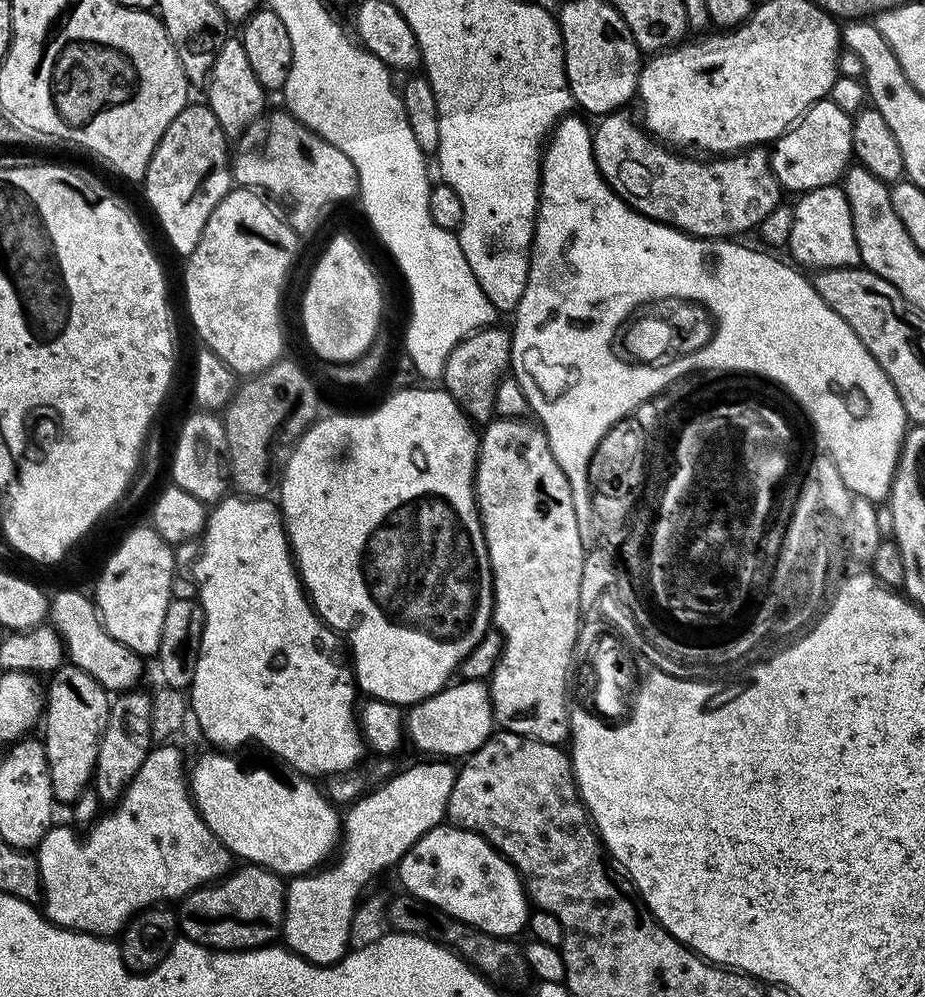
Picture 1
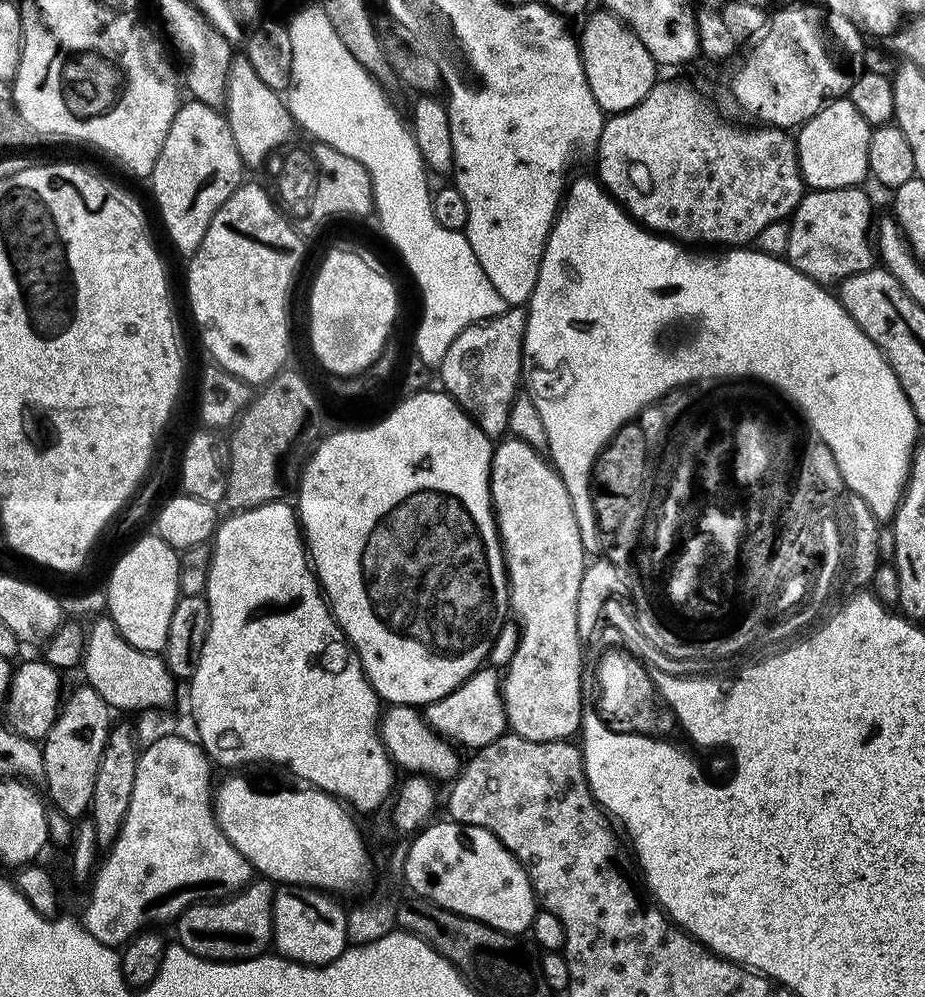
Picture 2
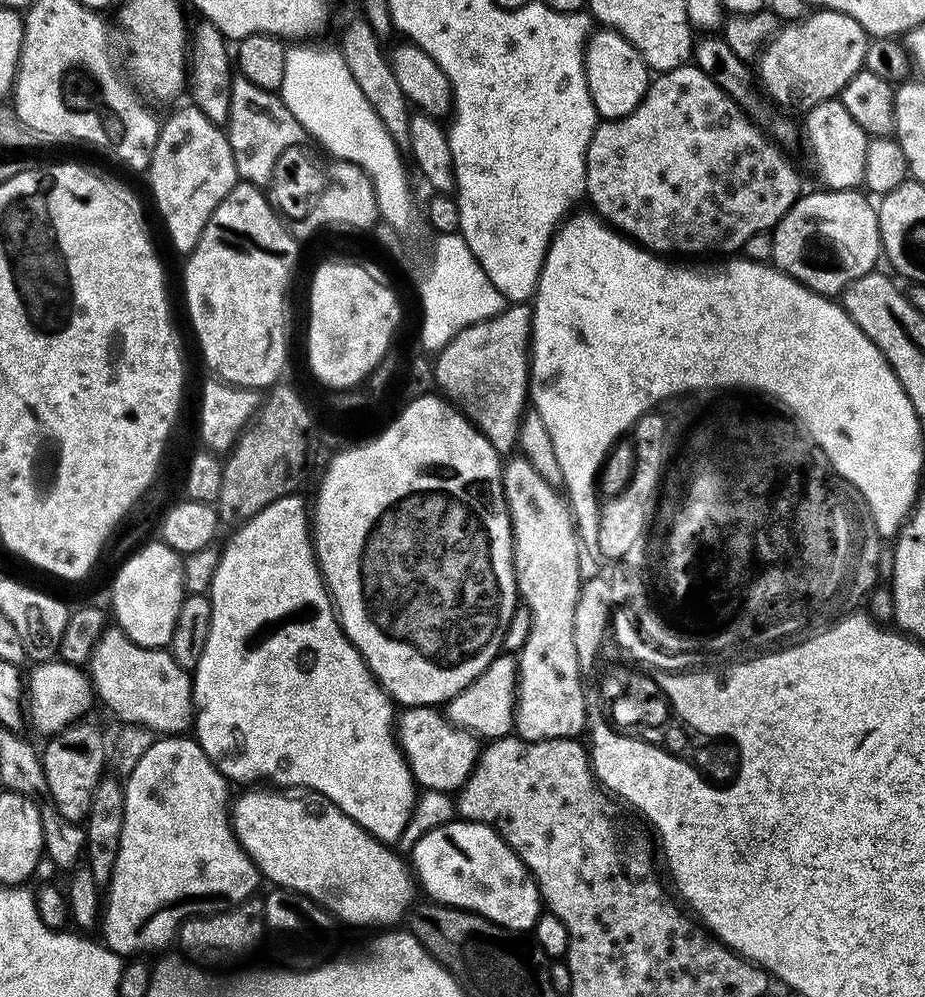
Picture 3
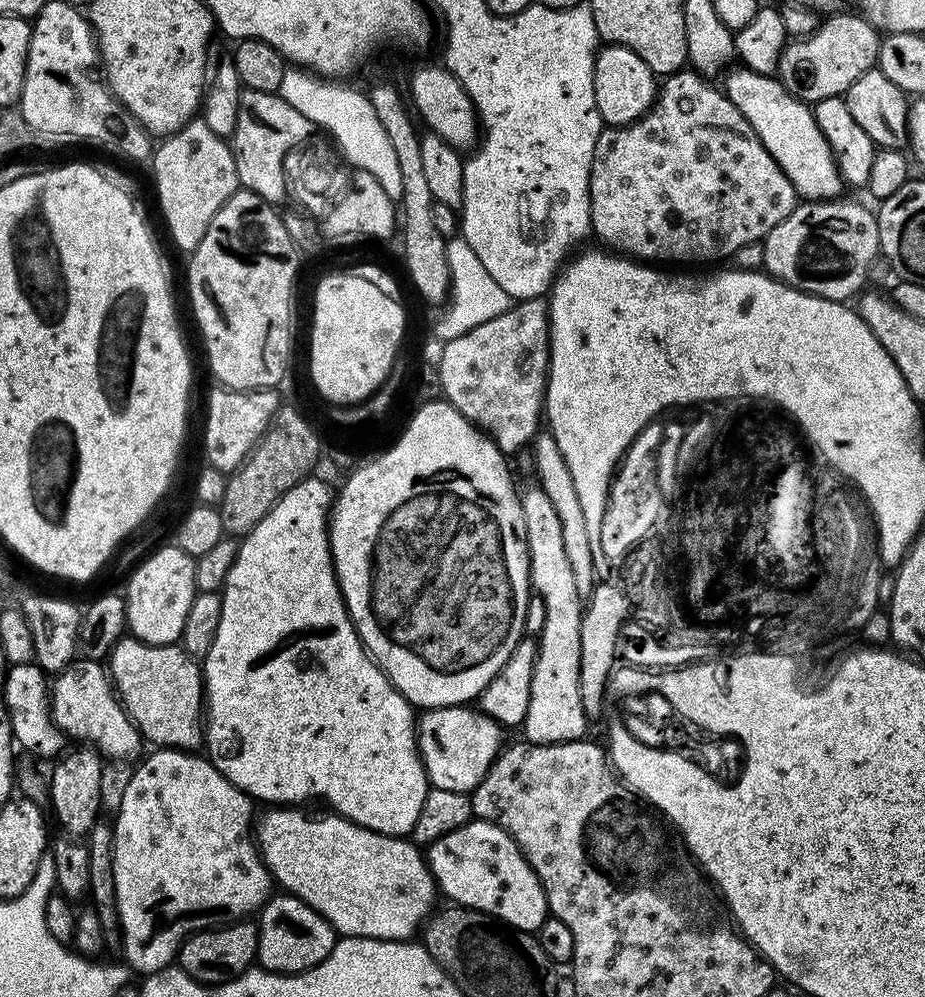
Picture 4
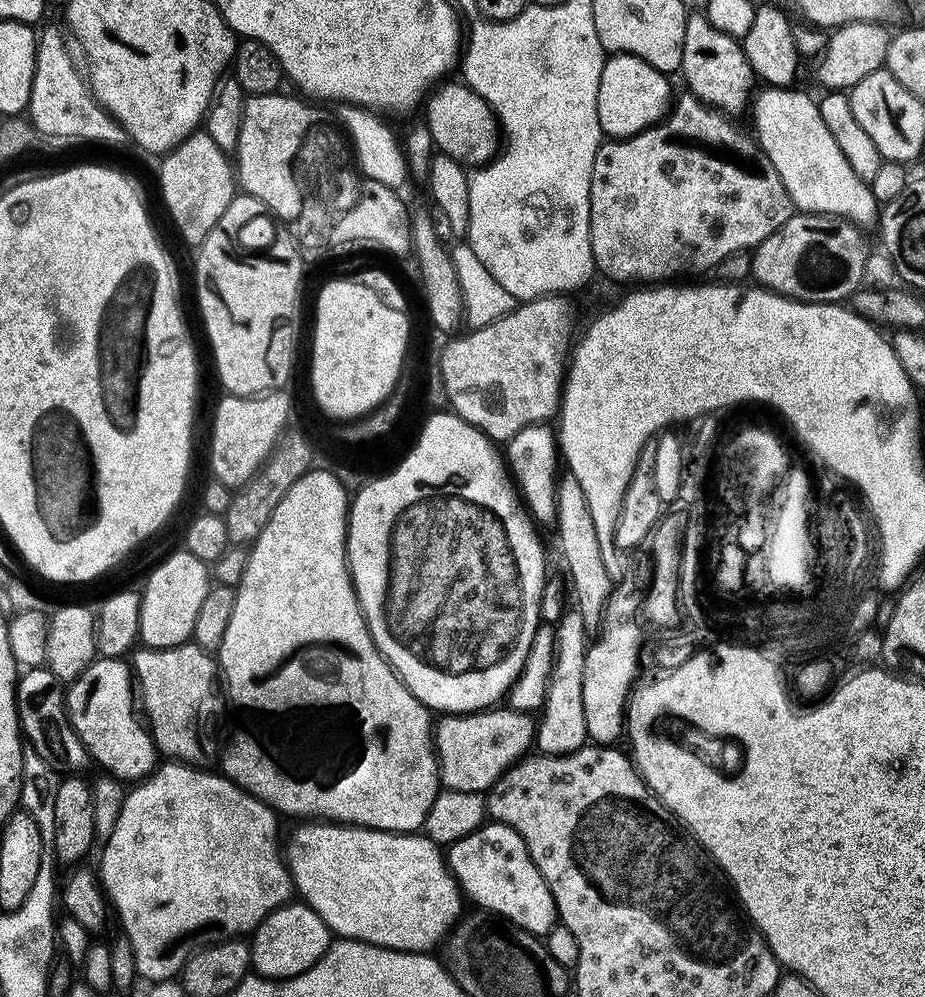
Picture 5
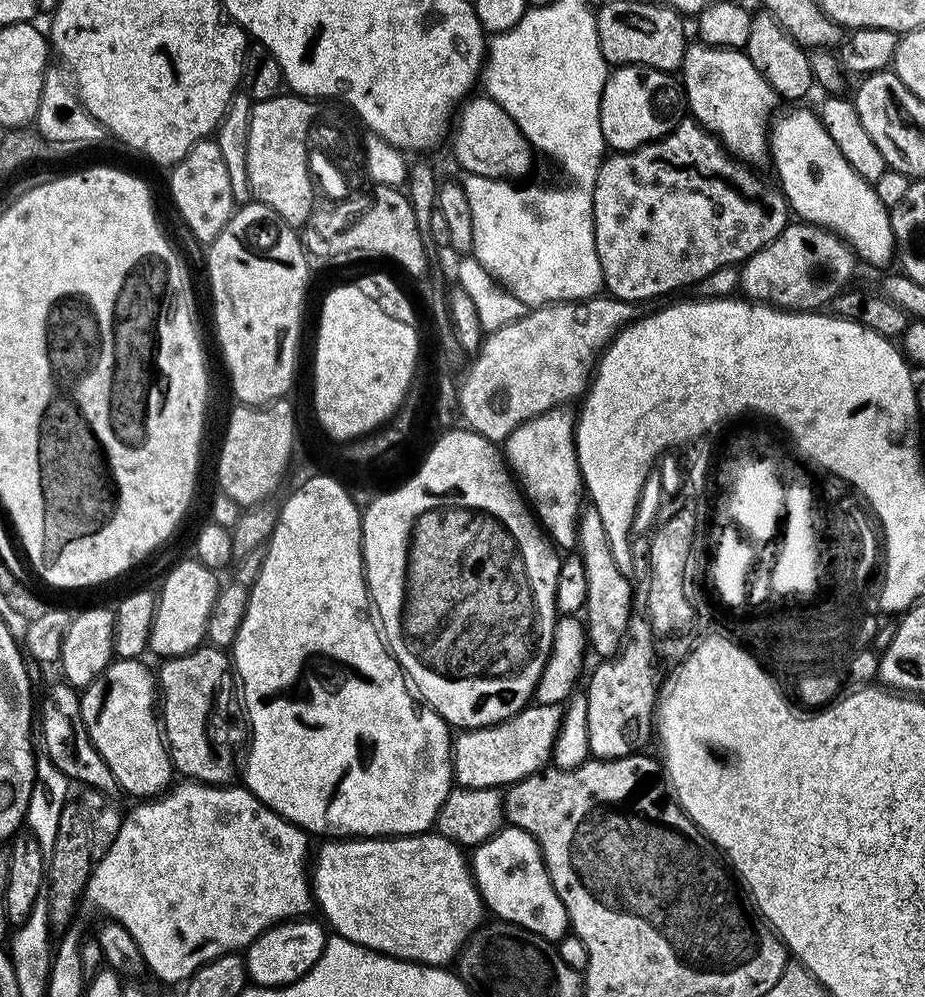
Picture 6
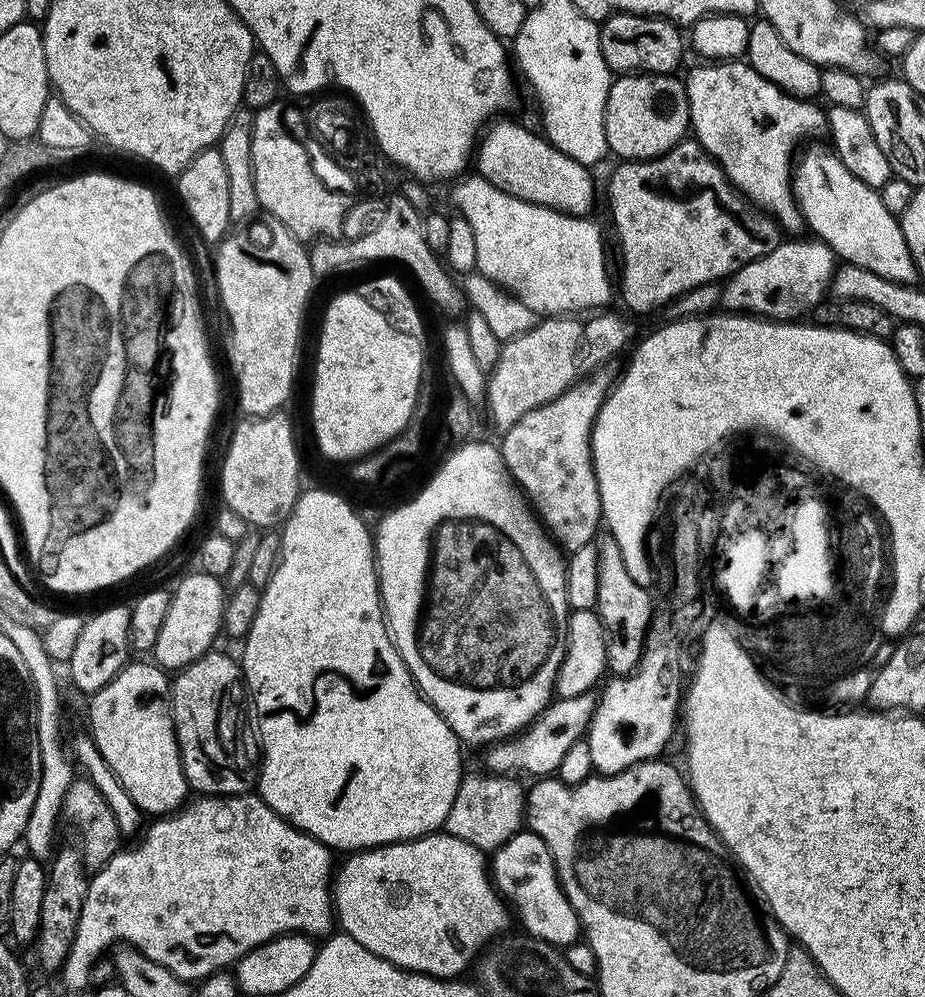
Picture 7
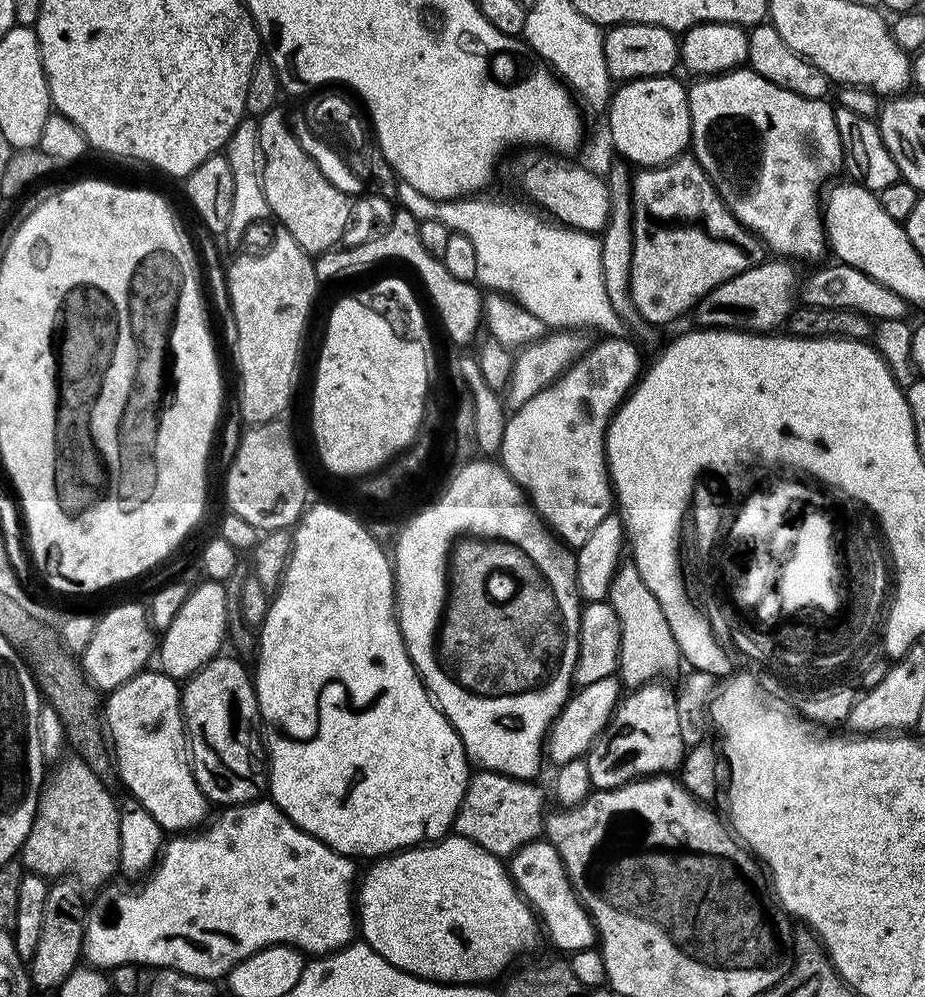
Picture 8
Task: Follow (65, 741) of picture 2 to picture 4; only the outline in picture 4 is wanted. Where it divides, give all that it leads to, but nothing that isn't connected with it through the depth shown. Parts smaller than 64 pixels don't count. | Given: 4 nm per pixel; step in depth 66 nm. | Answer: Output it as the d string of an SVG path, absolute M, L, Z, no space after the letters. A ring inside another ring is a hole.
M76 746L73 752L65 751L51 768L52 774L47 777L50 812L52 808L57 822L65 828L63 831L69 837L87 837L102 813L100 791L104 764L100 753L92 746Z

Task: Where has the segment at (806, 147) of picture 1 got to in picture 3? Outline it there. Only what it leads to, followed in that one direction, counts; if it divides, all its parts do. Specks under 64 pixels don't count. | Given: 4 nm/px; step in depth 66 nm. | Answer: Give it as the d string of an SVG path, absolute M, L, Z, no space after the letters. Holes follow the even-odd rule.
M837 98L818 102L818 106L803 113L802 140L808 143L808 152L812 155L812 164L816 167L816 176L825 189L838 190L859 189L866 174L866 146L870 139L868 131L846 110L843 99Z

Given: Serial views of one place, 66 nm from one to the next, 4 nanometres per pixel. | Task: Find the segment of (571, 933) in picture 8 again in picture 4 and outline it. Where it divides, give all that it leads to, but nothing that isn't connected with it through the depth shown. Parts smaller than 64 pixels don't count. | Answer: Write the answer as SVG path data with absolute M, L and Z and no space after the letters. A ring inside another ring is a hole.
M472 818L458 829L437 838L436 841L427 845L426 859L428 869L432 871L432 877L436 880L437 889L443 895L445 892L452 899L449 901L453 905L485 912L496 917L503 924L518 929L519 932L533 934L539 933L541 926L550 915L544 887L540 885L540 880L534 874L530 862L526 862L522 850L514 842L514 838L510 838L510 834L506 834L506 830L502 830L490 822Z

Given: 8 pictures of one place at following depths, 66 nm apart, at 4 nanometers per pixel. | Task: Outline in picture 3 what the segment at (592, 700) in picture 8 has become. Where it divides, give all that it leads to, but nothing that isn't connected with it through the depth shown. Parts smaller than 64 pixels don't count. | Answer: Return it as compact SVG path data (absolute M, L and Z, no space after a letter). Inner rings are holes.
M408 706L401 712L404 713L401 716L399 713L394 720L394 735L396 743L400 745L400 751L404 754L404 761L412 771L413 780L421 789L455 793L466 782L466 778L476 764L477 756L480 755L481 745L478 743L477 737L467 732L465 728L457 728L448 721L448 717L443 711L432 706Z

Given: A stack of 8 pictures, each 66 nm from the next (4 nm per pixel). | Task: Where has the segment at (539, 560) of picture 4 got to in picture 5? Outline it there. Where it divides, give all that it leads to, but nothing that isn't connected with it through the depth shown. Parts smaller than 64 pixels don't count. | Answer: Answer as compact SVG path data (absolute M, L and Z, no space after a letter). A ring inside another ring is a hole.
M575 610L565 611L554 632L552 675L548 678L548 695L544 698L544 717L539 717L534 741L535 747L546 756L565 756L568 752L585 747L588 740L586 718L582 714L582 670L589 646L584 635L586 629L582 614Z

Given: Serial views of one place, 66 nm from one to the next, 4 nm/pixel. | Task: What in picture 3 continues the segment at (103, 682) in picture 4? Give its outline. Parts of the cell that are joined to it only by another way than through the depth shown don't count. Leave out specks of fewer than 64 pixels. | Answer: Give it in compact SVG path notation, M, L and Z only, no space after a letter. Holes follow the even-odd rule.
M53 658L37 663L35 667L26 676L26 708L32 711L33 726L44 738L51 738L89 715L94 689L89 673L83 667L68 664L65 660Z

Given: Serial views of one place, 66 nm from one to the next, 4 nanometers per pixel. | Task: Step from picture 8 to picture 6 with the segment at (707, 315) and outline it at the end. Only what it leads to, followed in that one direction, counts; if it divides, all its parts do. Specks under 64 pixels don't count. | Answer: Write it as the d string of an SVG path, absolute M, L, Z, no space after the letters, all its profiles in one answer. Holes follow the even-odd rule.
M789 222L774 242L739 265L739 291L757 304L783 308L786 312L814 312L831 305L832 300L853 283L856 264L858 257L851 246L829 228Z

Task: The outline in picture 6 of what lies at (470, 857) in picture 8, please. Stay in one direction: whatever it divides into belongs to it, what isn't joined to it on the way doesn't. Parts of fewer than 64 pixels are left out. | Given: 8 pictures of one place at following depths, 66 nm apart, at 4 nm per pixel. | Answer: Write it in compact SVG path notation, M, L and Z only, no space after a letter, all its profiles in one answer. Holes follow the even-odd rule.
M429 830L415 836L386 836L383 838L328 838L323 841L320 849L315 849L314 859L310 864L310 883L312 895L317 909L324 911L327 927L333 933L342 938L350 938L350 942L358 942L358 946L366 946L375 952L381 952L387 956L393 956L399 960L412 960L416 964L435 964L448 966L455 961L460 954L460 948L467 942L469 936L480 927L486 916L484 900L476 888L472 877L469 857L465 849L454 841Z

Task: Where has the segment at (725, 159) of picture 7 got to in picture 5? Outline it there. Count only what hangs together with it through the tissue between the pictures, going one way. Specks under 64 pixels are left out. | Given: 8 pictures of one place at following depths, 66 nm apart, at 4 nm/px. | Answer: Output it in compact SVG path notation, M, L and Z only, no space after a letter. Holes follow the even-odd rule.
M692 10L688 13L686 22L686 38L682 41L682 62L680 63L679 75L684 76L688 83L687 91L691 95L698 97L704 104L709 104L711 108L718 108L725 114L737 114L749 107L754 95L754 77L750 62L746 62L743 43L737 37L730 34L722 34L710 26L708 17L703 11Z

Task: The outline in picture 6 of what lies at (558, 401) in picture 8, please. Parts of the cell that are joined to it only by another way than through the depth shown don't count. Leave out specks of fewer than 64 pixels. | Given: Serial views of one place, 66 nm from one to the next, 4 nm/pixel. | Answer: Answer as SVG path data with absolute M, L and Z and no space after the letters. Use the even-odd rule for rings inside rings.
M559 406L530 418L518 425L502 444L506 463L525 499L549 539L562 550L577 545L577 522L582 511L580 500L584 498L583 480L576 461L576 416L567 410Z

